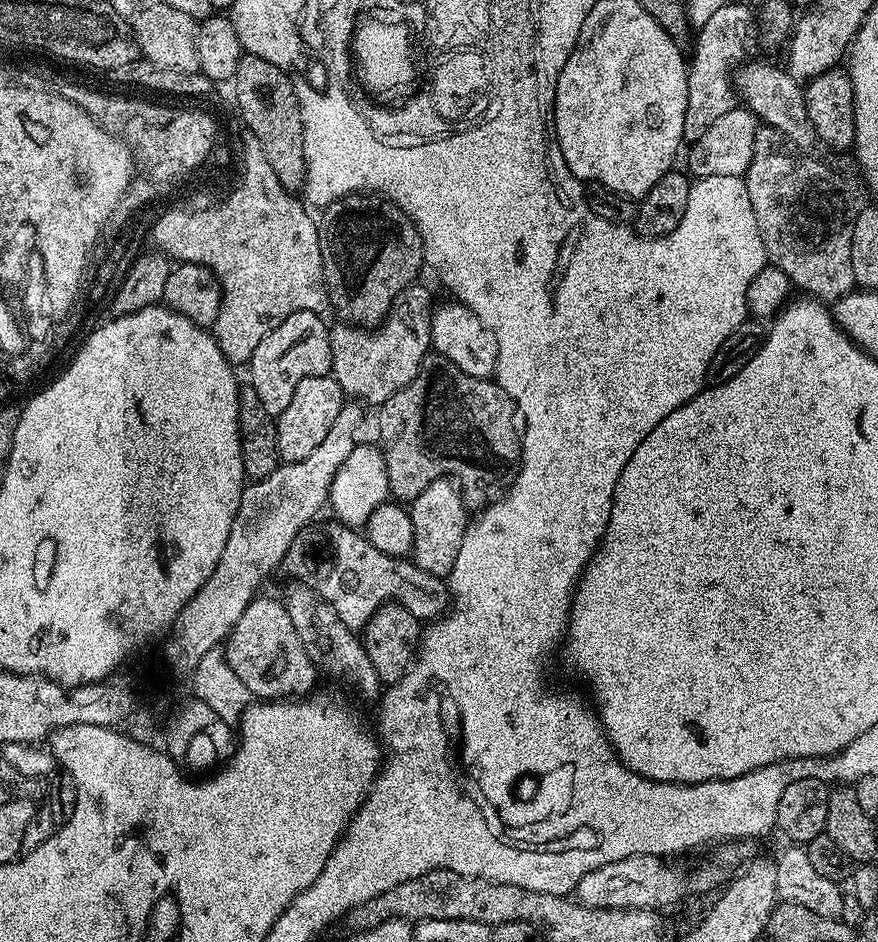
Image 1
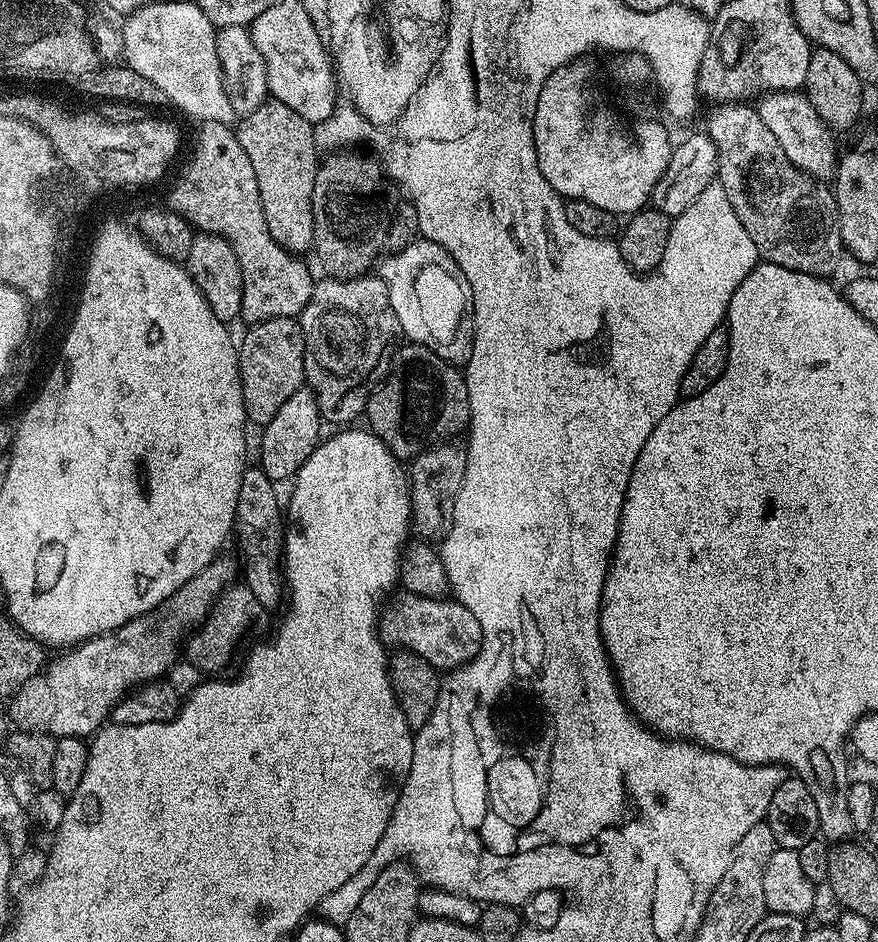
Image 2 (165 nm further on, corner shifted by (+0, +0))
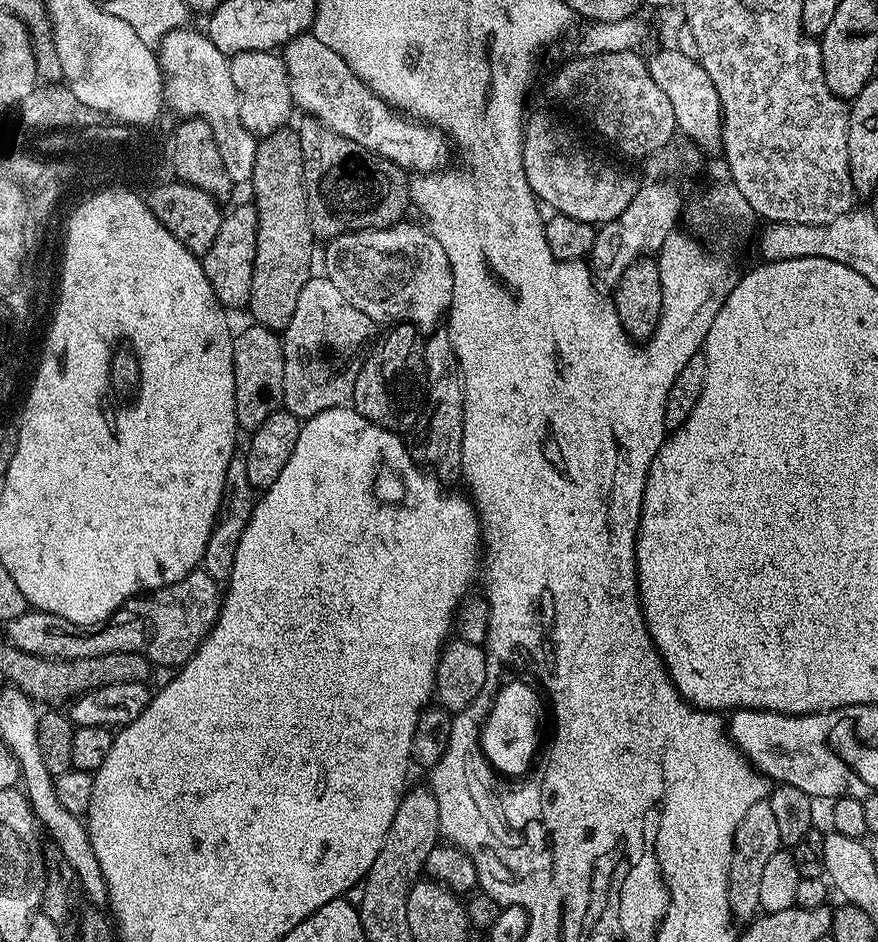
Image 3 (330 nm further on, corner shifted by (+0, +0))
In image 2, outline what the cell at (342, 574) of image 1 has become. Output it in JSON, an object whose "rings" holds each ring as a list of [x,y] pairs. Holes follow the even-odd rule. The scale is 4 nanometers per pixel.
{"rings":[[[401,595],[383,609],[378,621],[378,635],[381,640],[393,640],[400,644],[396,646],[418,654],[418,658],[437,670],[453,670],[475,658],[483,645],[483,630],[478,624],[478,618],[464,604],[456,598]]]}

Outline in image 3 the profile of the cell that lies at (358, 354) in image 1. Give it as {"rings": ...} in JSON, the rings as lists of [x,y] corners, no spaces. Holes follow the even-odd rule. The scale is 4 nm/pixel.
{"rings":[[[313,275],[306,282],[306,286],[302,286],[302,294],[298,294],[298,306],[294,306],[294,314],[282,330],[284,346],[283,411],[299,416],[301,421],[305,421],[314,414],[322,414],[322,410],[345,407],[351,401],[358,370],[362,370],[364,360],[377,339],[376,328],[377,325],[373,320],[366,314],[362,314],[362,310],[358,310],[358,306],[351,304],[346,298],[346,294],[342,290],[338,290],[338,286],[334,286],[334,282],[330,282],[327,275]]]}

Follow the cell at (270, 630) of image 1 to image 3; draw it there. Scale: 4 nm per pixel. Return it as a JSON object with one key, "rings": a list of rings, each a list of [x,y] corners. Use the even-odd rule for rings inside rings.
{"rings":[[[197,570],[147,594],[149,596],[140,594],[128,600],[108,617],[103,627],[75,624],[49,612],[23,612],[18,619],[7,621],[7,643],[26,654],[47,660],[89,660],[102,654],[133,652],[142,654],[153,665],[183,666],[216,623],[222,599],[218,582],[210,578],[208,572]]]}

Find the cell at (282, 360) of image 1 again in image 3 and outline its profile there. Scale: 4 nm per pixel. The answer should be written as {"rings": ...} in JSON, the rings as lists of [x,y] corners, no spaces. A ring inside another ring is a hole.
{"rings":[[[255,322],[249,328],[235,333],[232,342],[234,358],[234,390],[236,391],[236,422],[241,429],[254,430],[270,418],[270,414],[281,411],[282,362],[284,346],[281,337],[271,328],[264,328]]]}

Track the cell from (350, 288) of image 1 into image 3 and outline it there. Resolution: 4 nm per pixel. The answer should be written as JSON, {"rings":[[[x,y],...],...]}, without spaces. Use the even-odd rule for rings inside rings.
{"rings":[[[305,115],[303,119],[298,125],[298,131],[304,159],[304,192],[308,196],[308,213],[313,233],[317,237],[331,238],[344,232],[391,228],[392,225],[401,223],[405,219],[404,211],[410,208],[410,180],[405,169],[358,146],[358,142],[350,142],[350,138],[342,134],[334,134],[334,130],[330,130],[313,116]]]}

